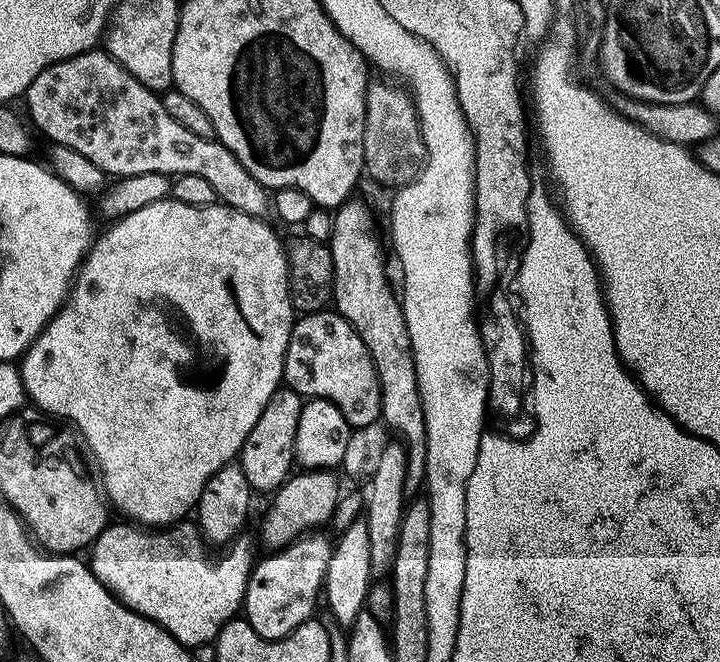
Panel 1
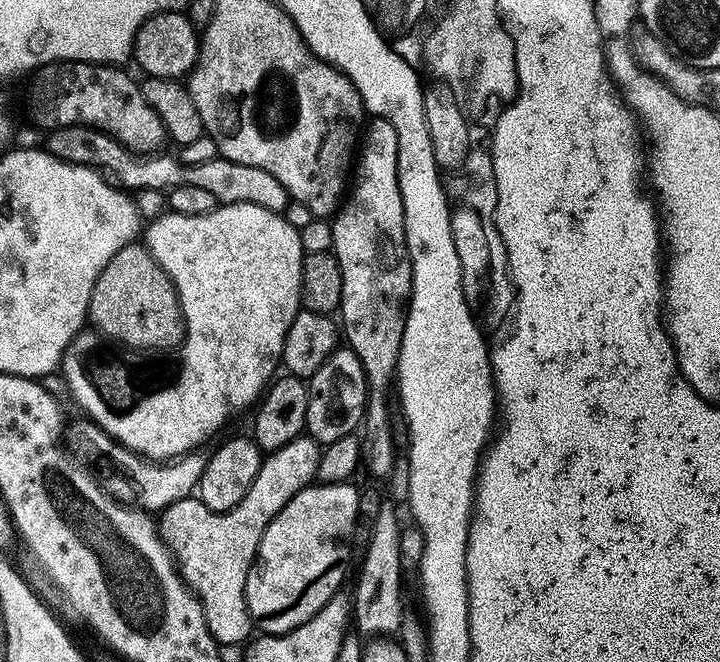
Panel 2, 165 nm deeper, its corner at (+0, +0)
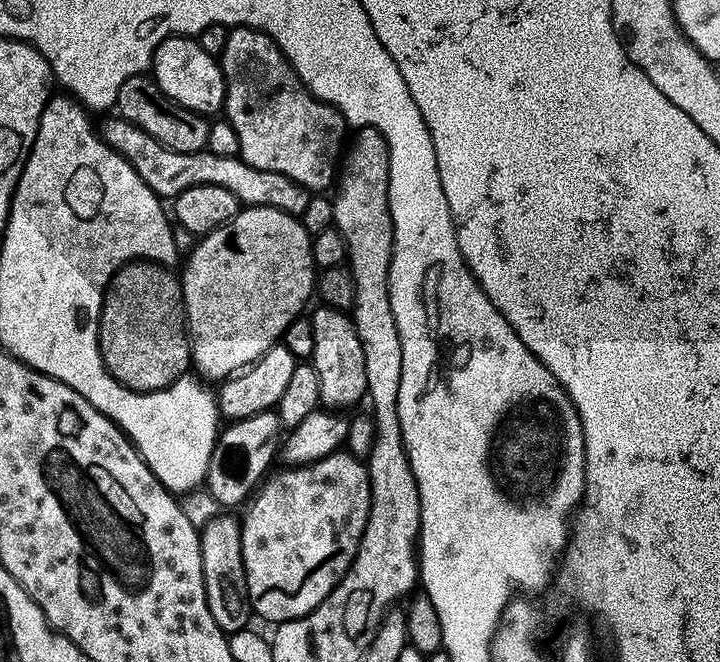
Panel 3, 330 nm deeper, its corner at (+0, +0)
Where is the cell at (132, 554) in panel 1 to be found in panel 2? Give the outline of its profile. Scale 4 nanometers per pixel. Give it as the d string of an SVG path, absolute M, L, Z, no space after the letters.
M302 434L261 459L258 478L254 478L250 490L246 490L246 498L230 511L211 512L199 498L190 495L159 513L160 540L172 553L188 591L200 601L217 645L243 645L249 639L248 631L253 631L254 625L246 606L246 578L256 561L262 534L266 534L268 523L278 510L316 480L321 455L321 445L311 436Z

